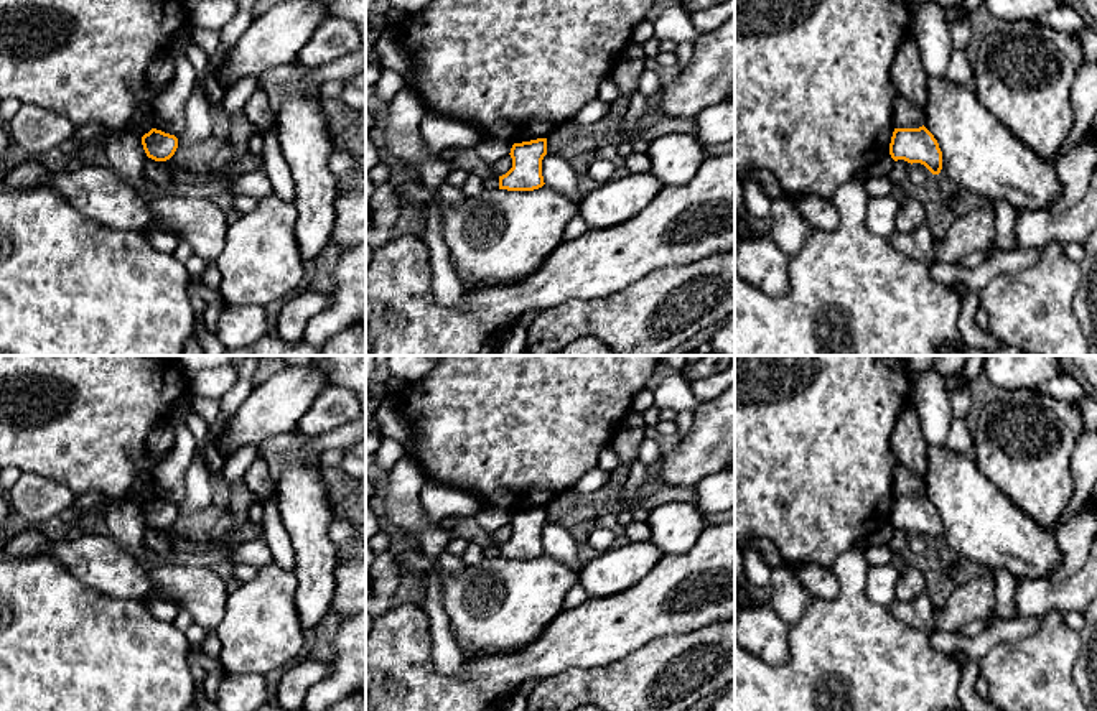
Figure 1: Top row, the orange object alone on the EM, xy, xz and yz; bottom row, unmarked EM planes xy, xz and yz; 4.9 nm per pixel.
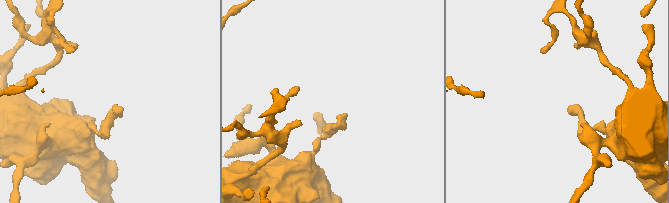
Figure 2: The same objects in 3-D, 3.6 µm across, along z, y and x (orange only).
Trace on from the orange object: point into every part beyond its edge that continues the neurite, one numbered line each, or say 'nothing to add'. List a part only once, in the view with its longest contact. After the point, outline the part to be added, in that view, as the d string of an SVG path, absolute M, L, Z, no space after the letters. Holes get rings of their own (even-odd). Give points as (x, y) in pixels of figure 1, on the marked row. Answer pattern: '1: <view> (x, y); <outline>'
nothing to add

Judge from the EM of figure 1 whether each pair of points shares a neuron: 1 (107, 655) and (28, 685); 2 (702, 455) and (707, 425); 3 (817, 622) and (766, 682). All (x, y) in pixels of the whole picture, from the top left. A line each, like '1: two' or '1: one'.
1: one
2: one
3: one

